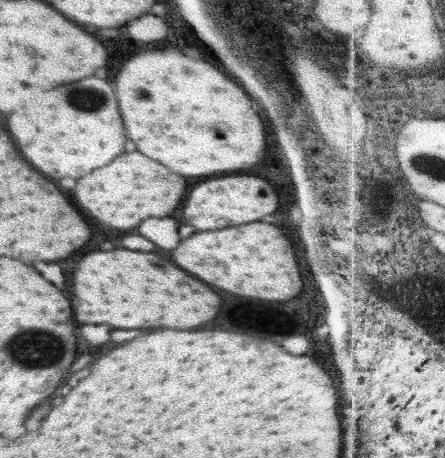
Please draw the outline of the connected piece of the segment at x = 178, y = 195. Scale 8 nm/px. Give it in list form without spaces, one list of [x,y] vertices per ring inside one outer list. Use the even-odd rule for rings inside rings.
[[[131,152],[119,154],[107,166],[79,178],[73,188],[73,198],[81,210],[99,222],[117,230],[131,230],[143,218],[169,216],[183,198],[185,190],[187,180],[183,176],[173,174],[159,162],[149,160],[139,152]]]

